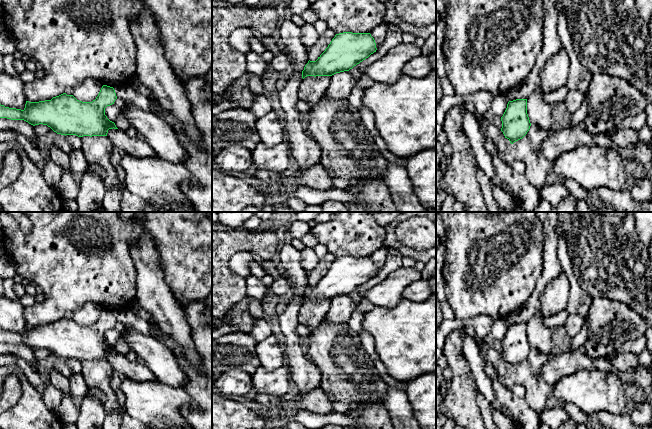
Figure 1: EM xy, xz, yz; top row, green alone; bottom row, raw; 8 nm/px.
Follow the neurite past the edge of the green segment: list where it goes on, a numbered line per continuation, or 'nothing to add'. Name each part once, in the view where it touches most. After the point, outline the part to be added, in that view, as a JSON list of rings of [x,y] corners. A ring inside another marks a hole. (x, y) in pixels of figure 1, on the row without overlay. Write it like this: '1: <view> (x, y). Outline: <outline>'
nothing to add

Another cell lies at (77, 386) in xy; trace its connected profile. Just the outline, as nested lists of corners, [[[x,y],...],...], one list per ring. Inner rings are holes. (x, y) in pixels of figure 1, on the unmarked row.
[[[72,374],[69,378],[70,395],[78,403],[85,397],[86,385],[81,374]]]

